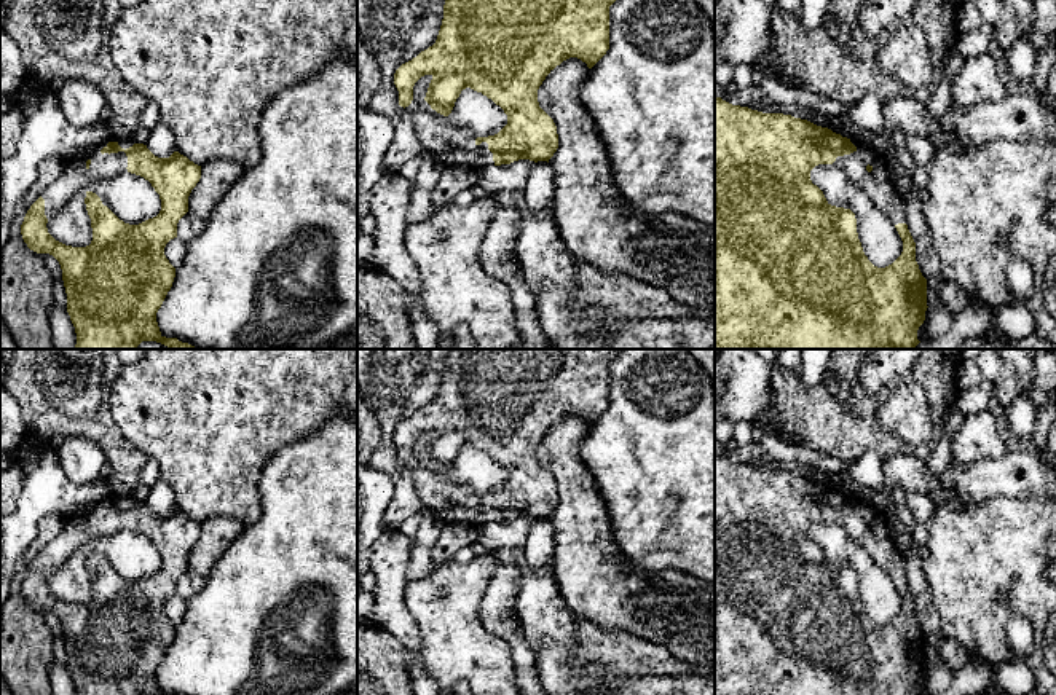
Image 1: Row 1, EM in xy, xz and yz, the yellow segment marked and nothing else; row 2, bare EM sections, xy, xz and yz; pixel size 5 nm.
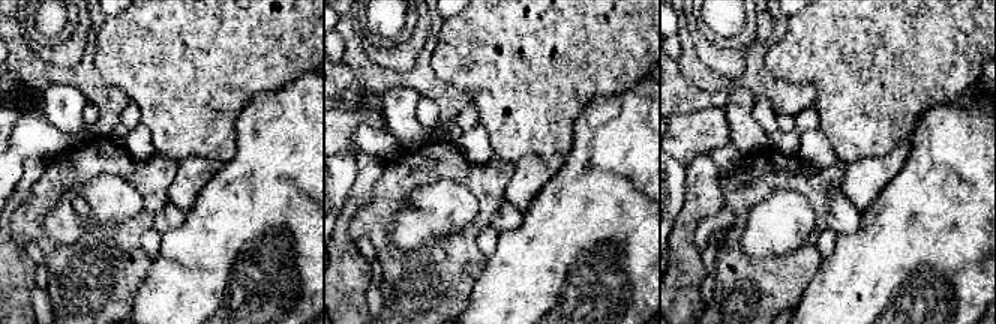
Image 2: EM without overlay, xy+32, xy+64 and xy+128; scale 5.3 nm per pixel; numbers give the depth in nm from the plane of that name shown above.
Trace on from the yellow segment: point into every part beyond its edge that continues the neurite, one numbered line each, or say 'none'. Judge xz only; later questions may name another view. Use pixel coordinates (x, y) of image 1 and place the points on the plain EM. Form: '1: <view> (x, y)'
1: xz (452, 502)

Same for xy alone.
1: xy (75, 534)

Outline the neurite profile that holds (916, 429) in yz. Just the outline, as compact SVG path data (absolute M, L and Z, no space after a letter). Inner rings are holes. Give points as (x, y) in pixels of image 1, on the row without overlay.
M917 383L896 387L876 410L876 421L887 432L917 450L933 440L928 400Z

